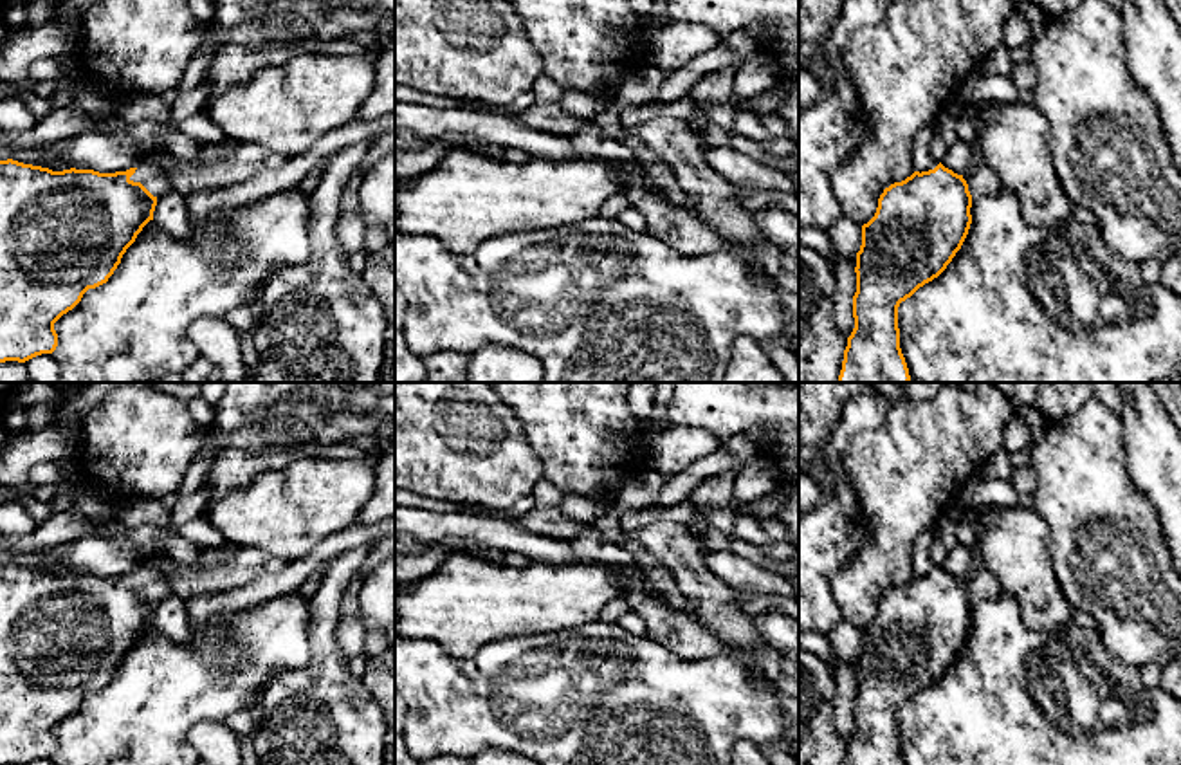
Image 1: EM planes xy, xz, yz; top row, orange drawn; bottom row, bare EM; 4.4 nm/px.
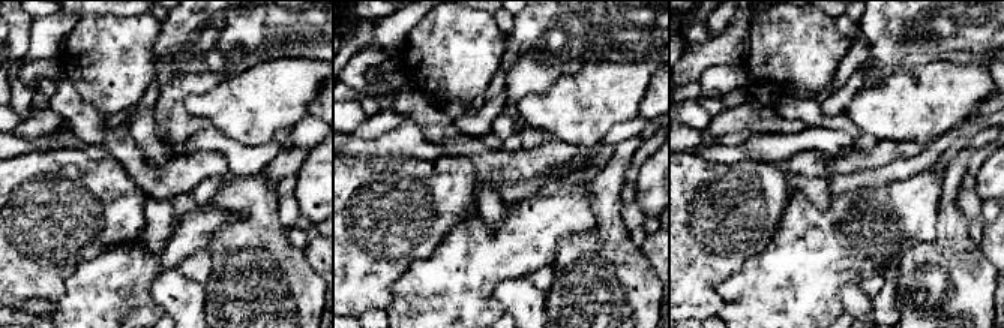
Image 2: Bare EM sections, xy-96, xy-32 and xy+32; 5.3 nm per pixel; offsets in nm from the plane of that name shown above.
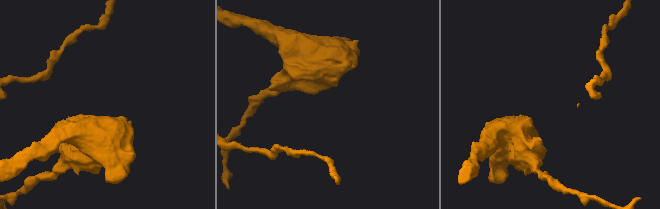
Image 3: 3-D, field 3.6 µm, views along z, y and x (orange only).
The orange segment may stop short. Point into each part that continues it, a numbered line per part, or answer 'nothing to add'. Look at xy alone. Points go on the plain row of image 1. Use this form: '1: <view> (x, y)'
1: xy (152, 581)

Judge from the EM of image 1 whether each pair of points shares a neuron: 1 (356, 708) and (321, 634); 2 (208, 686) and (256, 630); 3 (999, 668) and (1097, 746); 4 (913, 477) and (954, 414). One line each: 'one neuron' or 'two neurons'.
1: one neuron
2: one neuron
3: one neuron
4: one neuron

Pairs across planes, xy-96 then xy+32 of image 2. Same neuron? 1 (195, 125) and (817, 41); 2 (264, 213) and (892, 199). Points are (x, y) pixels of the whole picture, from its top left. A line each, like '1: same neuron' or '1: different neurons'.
1: different neurons
2: different neurons

